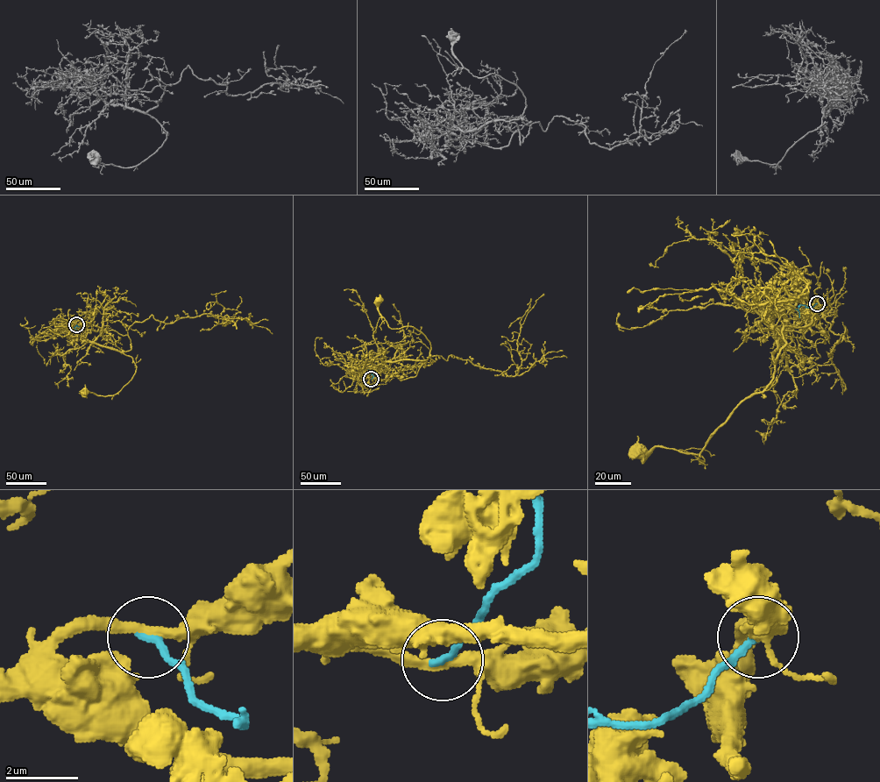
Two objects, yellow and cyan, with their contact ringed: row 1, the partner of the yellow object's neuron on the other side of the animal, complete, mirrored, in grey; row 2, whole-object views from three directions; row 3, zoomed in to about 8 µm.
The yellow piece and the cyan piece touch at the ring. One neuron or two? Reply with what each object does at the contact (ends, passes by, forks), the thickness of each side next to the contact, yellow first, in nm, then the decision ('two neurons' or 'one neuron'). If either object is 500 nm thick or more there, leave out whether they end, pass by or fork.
yellow passes by | cyan ends | 300/240 nm | two neurons

